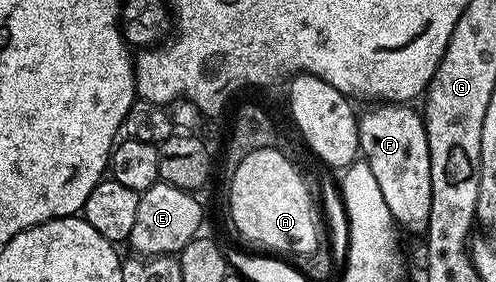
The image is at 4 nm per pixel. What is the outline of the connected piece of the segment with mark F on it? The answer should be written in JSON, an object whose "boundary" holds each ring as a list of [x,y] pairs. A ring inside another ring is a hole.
{"boundary":[[[382,103],[369,105],[364,112],[360,112],[357,121],[357,141],[359,144],[360,154],[363,156],[363,161],[371,169],[371,173],[375,173],[375,181],[379,185],[379,193],[383,193],[383,201],[387,201],[387,209],[391,209],[393,214],[393,222],[398,228],[406,227],[409,231],[424,232],[429,226],[429,218],[431,217],[431,153],[427,145],[427,133],[425,132],[425,121],[420,110],[412,111],[412,106],[404,103]]]}

